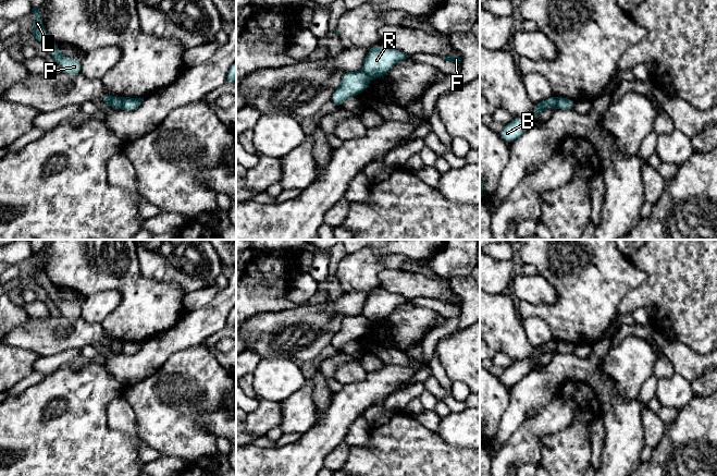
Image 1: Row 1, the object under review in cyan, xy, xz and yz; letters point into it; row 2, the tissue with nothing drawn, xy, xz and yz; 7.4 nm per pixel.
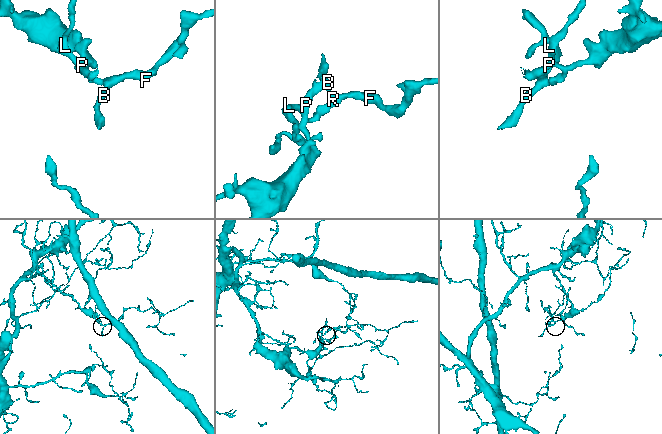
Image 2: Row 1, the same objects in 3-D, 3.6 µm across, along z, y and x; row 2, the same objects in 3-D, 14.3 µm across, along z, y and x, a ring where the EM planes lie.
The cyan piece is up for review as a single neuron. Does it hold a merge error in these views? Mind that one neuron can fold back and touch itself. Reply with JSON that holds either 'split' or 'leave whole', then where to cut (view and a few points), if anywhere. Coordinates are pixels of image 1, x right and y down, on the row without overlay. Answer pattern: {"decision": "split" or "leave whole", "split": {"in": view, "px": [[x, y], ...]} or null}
{"decision": "split", "split": {"in": "yz", "px": [[556, 341], [557, 352]]}}

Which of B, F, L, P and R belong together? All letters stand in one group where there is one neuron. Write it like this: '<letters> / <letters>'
B F R / L P

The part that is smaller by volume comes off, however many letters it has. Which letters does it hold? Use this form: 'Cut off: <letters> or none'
Cut off: B, F, R

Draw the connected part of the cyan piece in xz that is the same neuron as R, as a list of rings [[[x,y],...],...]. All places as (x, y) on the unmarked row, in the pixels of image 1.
[[[371,290],[364,303],[362,315],[371,322],[380,322],[395,309],[396,306],[406,304],[409,300],[386,290]]]

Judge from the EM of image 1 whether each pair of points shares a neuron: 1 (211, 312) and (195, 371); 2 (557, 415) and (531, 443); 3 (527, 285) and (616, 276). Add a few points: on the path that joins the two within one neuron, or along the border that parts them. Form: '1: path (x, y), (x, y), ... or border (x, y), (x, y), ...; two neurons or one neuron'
1: border (200, 343), (189, 345), (176, 352); two neurons
2: path (549, 420), (534, 436); one neuron
3: border (538, 273), (556, 294), (556, 300), (549, 305); two neurons

